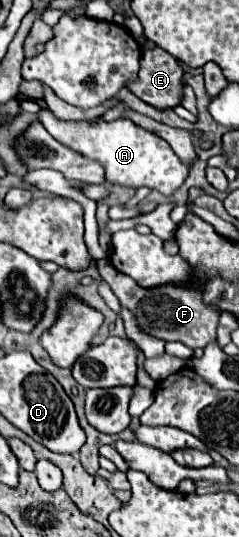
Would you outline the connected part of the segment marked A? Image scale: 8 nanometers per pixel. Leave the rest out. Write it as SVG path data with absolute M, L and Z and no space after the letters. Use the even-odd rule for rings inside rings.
M42 108L38 112L38 120L58 142L98 162L106 172L106 184L118 184L132 190L148 186L164 196L172 196L188 178L188 166L176 156L170 144L158 134L136 126L128 118L118 118L112 122L106 122L100 116L94 120L60 120L50 108Z

